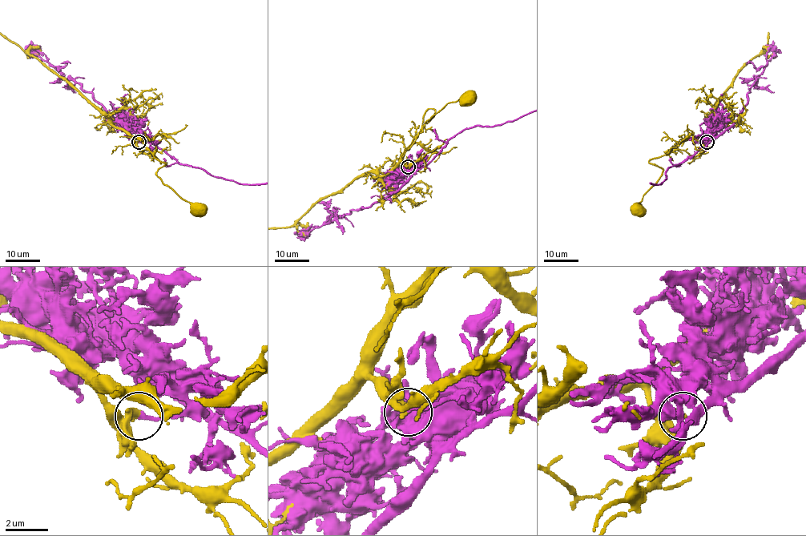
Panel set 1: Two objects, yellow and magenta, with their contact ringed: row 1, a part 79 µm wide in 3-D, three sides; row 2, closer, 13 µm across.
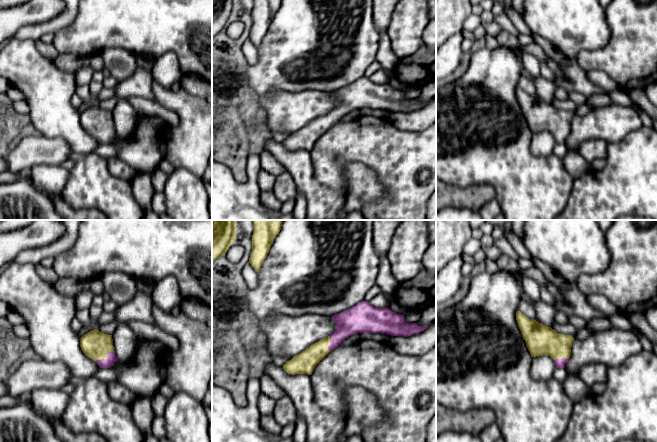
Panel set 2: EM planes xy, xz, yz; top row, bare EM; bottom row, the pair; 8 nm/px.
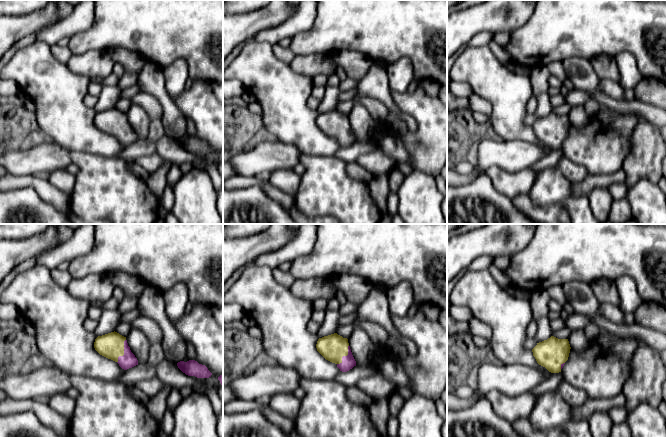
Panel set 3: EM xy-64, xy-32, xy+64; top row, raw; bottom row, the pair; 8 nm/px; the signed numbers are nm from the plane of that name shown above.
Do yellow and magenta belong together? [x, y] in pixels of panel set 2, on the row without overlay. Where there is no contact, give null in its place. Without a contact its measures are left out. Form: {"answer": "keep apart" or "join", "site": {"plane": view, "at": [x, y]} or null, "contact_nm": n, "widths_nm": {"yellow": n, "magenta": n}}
{"answer": "keep apart", "site": {"plane": "xy", "at": [105, 134]}, "contact_nm": 180, "widths_nm": {"yellow": 220, "magenta": 80}}

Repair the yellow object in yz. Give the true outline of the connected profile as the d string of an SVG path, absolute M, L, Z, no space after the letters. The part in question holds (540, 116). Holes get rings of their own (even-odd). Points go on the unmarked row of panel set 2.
M520 87L516 88L516 96L531 133L547 131L553 136L570 134L574 113L559 110Z

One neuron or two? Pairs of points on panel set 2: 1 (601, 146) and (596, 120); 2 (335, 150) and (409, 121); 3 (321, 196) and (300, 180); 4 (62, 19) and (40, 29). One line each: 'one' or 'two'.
1: two
2: two
3: one
4: one

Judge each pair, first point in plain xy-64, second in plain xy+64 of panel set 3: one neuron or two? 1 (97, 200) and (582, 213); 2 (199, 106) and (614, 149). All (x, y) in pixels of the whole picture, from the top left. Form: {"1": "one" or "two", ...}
{"1": "one", "2": "two"}

